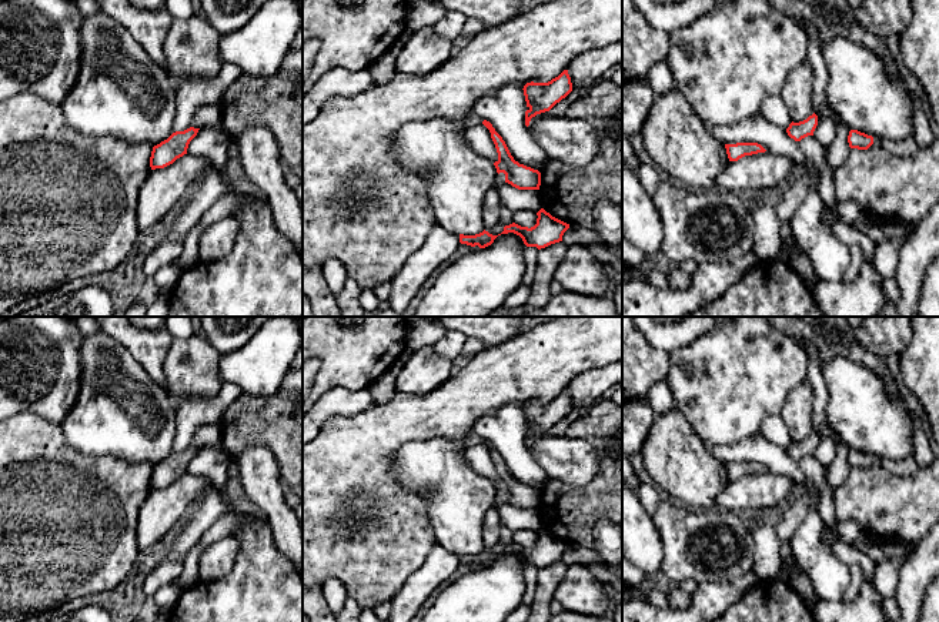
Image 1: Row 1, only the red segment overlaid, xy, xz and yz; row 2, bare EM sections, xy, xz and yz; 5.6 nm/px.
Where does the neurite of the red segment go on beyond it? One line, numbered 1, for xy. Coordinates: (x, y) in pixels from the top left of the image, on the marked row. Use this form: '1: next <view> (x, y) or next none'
1: next none

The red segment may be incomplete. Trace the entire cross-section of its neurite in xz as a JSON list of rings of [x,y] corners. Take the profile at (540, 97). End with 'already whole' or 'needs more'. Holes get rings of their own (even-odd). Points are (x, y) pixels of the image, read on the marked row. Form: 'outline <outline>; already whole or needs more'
outline [[[564,70],[548,83],[531,81],[522,90],[528,107],[525,111],[525,126],[528,127],[532,117],[549,111],[557,103],[565,98],[572,91],[572,83],[568,70]]]; already whole

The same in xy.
outline [[[190,127],[184,131],[176,131],[167,140],[154,146],[150,157],[151,170],[164,168],[187,154],[188,144],[197,136],[198,130]]]; already whole

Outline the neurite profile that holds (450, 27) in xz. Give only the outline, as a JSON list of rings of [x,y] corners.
[[[448,13],[444,19],[432,26],[435,33],[454,41],[467,21],[467,17],[461,13]]]

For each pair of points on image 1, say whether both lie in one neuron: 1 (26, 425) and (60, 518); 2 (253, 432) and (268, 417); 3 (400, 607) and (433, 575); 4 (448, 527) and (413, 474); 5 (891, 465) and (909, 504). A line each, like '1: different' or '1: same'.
1: same
2: same
3: same
4: same
5: different

